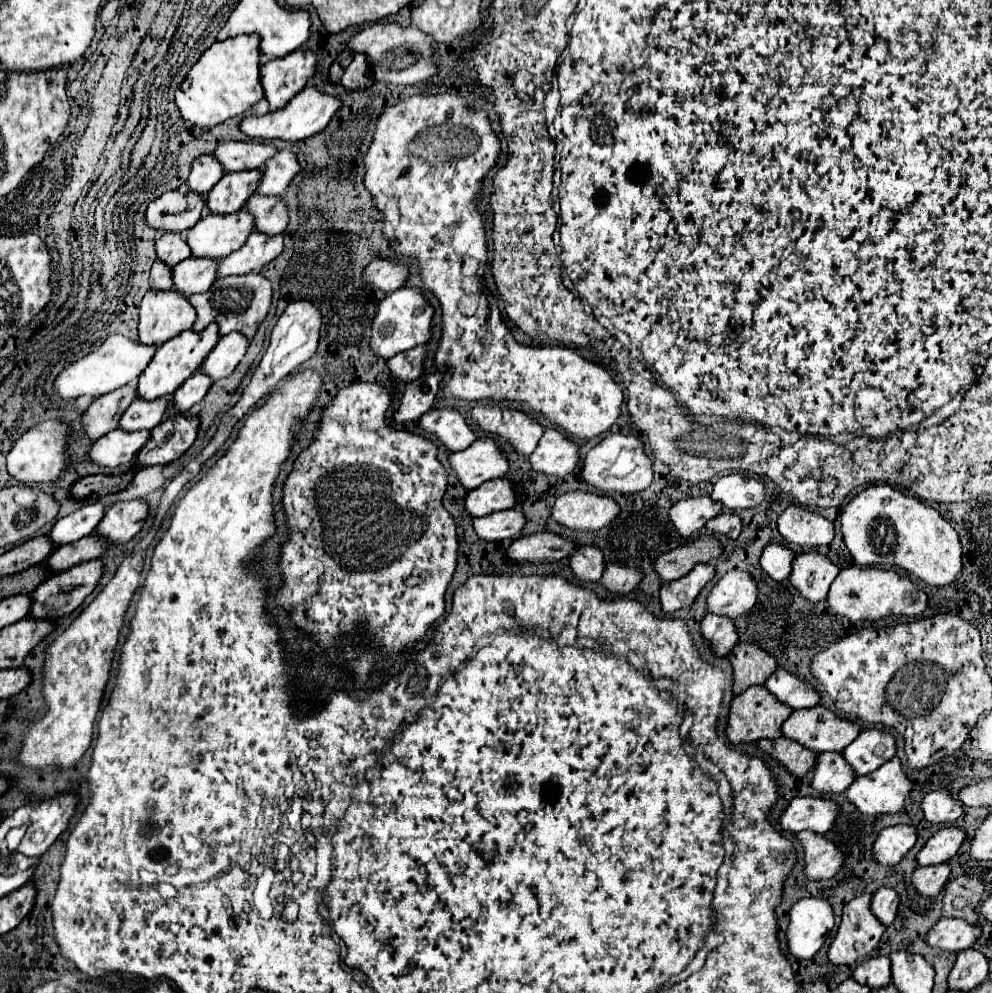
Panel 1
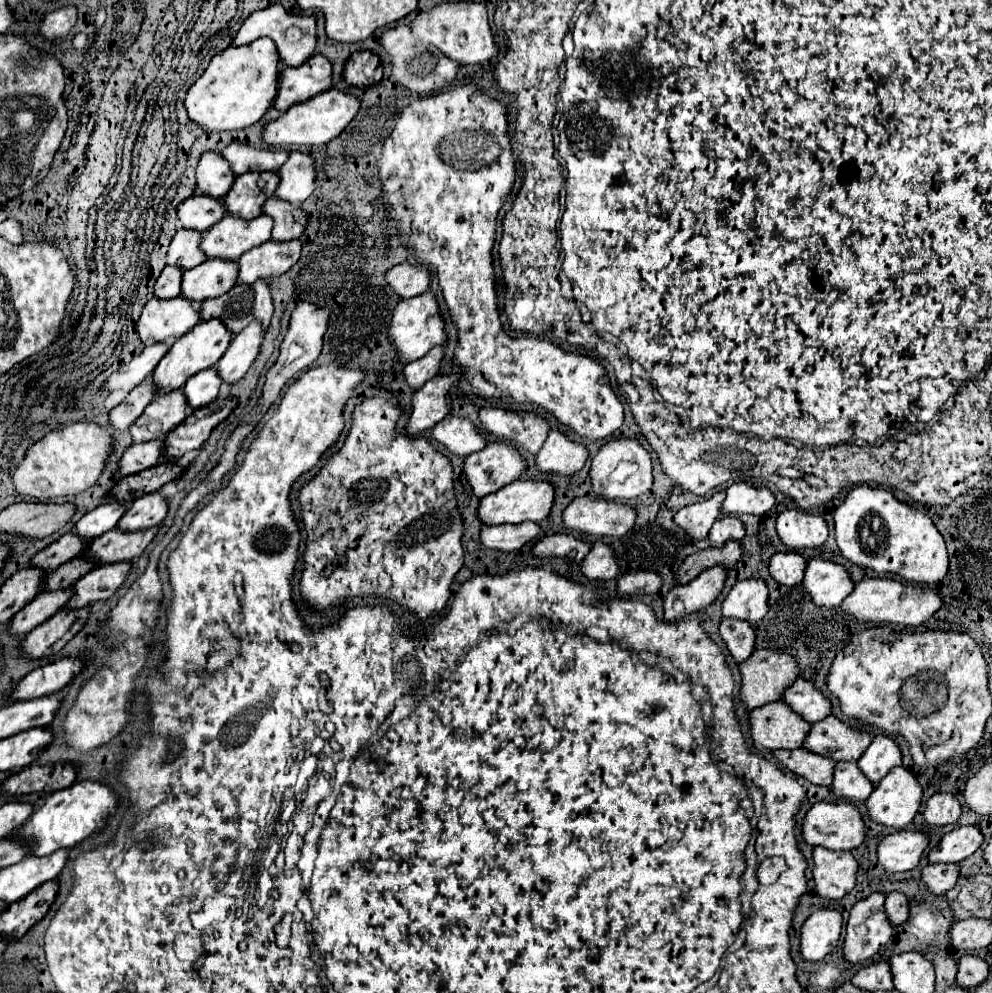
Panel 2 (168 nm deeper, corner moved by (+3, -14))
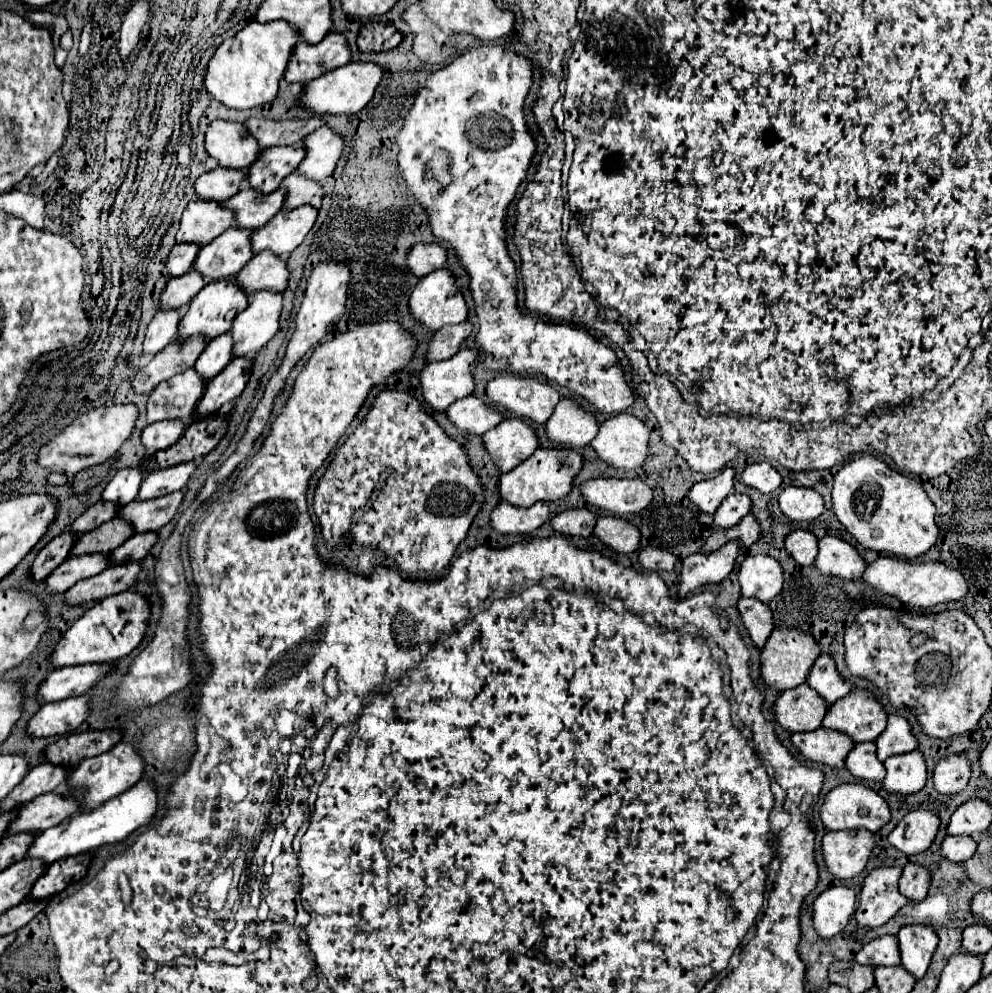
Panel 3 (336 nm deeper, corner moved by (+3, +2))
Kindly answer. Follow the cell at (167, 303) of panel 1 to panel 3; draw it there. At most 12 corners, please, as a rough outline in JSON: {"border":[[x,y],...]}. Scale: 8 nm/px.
{"border":[[195,270],[171,278],[161,308],[185,308],[205,280]]}

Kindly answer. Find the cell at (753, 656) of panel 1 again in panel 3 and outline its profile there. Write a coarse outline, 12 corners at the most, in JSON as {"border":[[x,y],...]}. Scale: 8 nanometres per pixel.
{"border":[[775,630],[761,674],[779,690],[797,688],[819,656],[805,632]]}

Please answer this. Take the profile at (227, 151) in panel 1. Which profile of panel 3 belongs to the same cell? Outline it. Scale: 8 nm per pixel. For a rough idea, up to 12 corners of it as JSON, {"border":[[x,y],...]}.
{"border":[[321,118],[245,122],[259,146],[301,146]]}

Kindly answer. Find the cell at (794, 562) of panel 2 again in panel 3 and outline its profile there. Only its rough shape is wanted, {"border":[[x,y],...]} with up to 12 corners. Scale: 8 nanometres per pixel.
{"border":[[793,530],[785,548],[799,566],[811,566],[817,556],[817,536]]}

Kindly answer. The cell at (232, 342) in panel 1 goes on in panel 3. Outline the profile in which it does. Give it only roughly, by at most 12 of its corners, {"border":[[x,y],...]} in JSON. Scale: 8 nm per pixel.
{"border":[[259,290],[233,320],[233,356],[253,358],[279,330],[283,294]]}

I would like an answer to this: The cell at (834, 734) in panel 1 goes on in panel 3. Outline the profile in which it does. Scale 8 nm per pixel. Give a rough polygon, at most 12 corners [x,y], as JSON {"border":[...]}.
{"border":[[853,690],[829,708],[823,726],[869,742],[887,726],[871,692]]}

